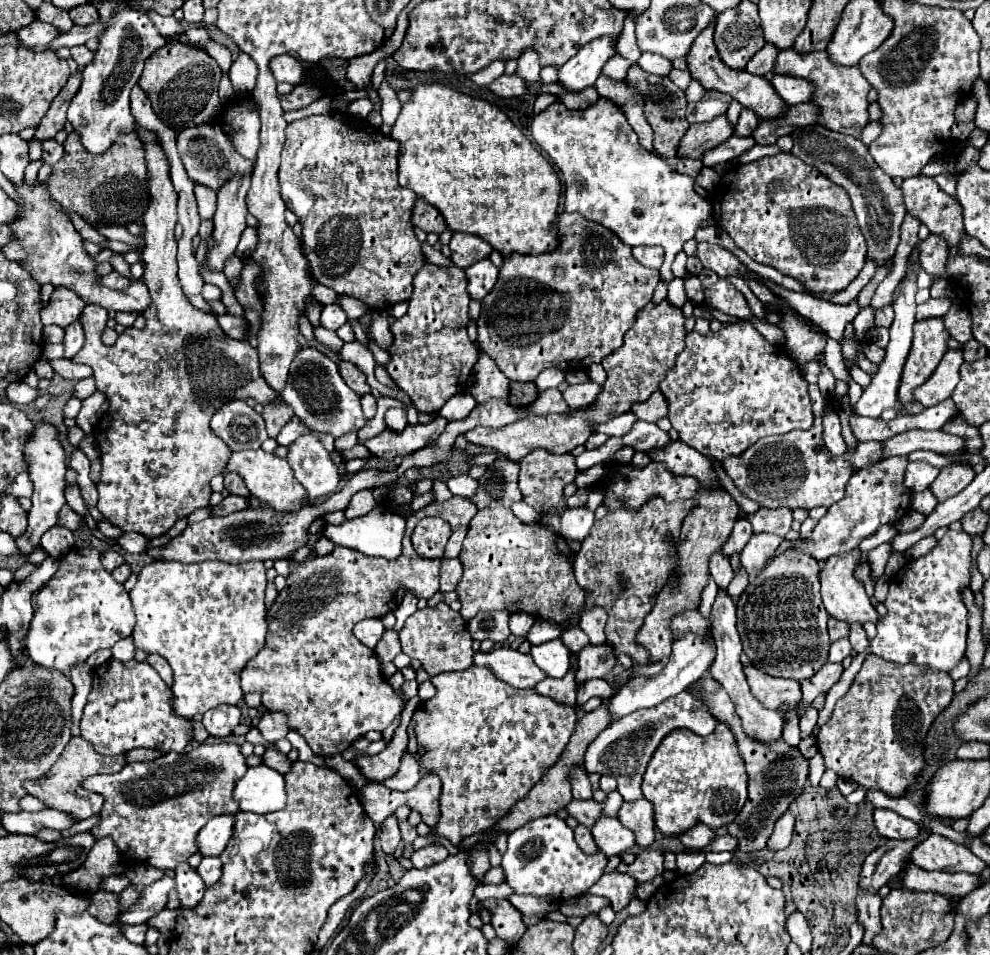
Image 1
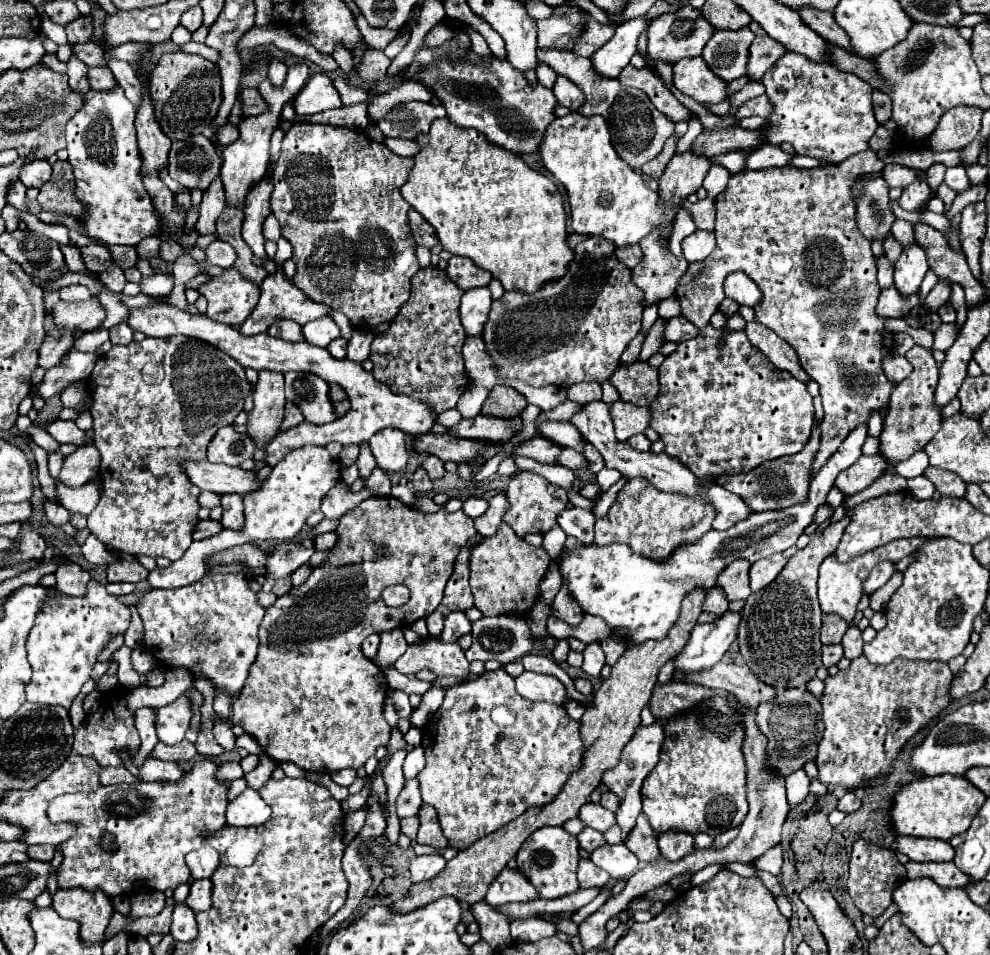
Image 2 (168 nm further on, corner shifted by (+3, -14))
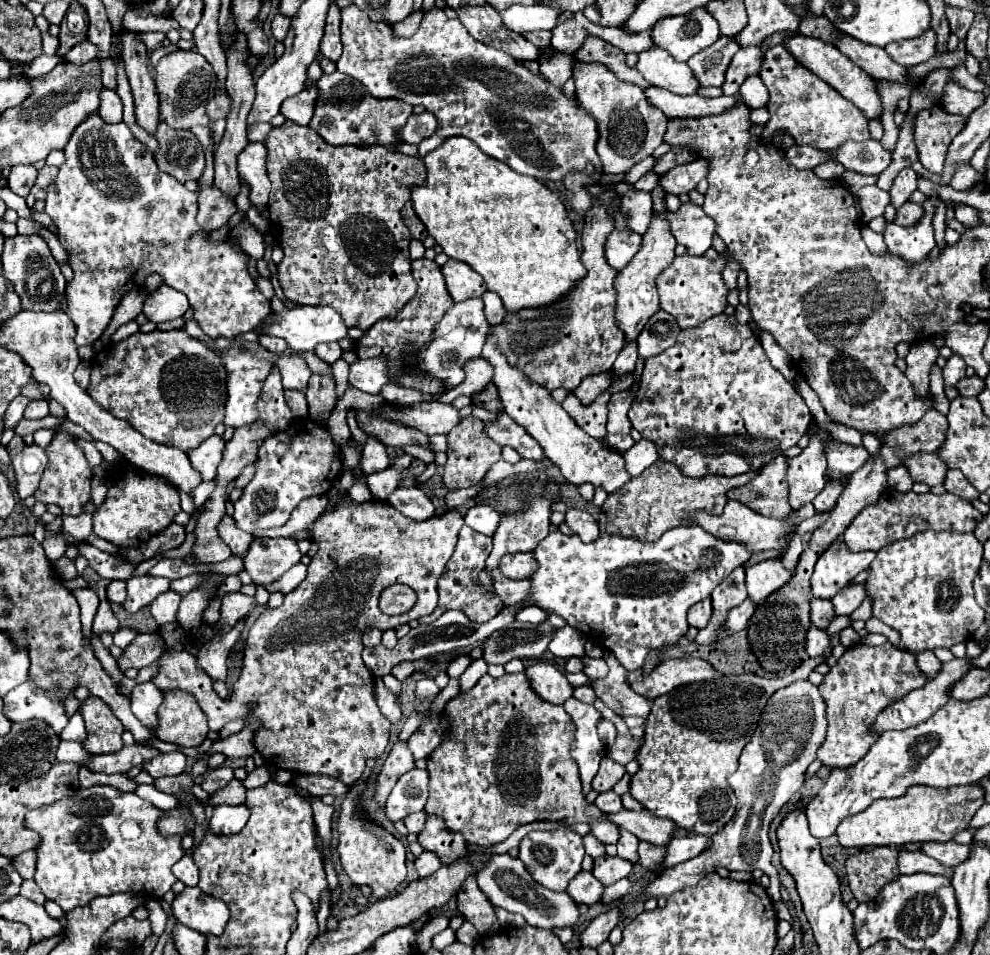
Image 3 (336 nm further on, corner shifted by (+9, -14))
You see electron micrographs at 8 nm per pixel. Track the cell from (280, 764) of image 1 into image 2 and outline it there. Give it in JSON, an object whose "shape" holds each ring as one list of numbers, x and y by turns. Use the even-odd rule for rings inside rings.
{"shape":[[261,755,261,763,259,763,251,773,245,773,247,787,251,787,251,789,263,787,263,783,267,783,267,779,271,779,271,773,273,773,275,765,277,765,277,763,271,761,271,757]]}

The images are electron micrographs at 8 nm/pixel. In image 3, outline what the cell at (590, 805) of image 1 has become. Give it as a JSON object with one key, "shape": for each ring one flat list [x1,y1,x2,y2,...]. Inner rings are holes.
{"shape":[[593,835,583,837,583,847,585,847,585,853,591,855,593,859,599,855,605,855,605,845,601,841,597,841]]}

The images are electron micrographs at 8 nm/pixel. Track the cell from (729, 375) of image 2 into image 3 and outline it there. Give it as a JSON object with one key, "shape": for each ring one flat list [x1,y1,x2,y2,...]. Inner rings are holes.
{"shape":[[717,315,693,329,683,329,677,337,677,343,673,347,669,347,667,351,663,351,661,355,655,355,653,359,645,361,645,369,641,375,641,389,635,395,633,407,629,411,629,421,631,425,643,435,643,439,649,439,655,443,659,457,665,461,675,463,677,467,681,467,681,471,685,471,685,475,689,477,703,477,707,473,715,473,715,475,737,475,737,473,749,473,749,471,759,471,765,463,769,463,771,459,775,459,777,455,781,455,783,451,787,451,789,447,797,445,797,441,805,435,807,425,811,421,811,413,809,407,805,405,805,399,791,387,791,383,771,365,769,357,765,355,755,331,751,325,741,325,735,321,735,317,727,317,727,315]]}

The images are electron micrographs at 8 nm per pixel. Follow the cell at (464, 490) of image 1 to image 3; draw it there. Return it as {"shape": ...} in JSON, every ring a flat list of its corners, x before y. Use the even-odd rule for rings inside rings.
{"shape":[[475,505,465,513,465,525,483,535,493,535,499,525,499,513,489,505]]}

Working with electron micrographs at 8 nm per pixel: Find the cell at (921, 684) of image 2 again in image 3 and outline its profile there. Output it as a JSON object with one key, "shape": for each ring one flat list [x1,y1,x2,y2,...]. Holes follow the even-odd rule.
{"shape":[[891,643,881,647,853,645,825,675,825,681,819,685,819,691,827,705,827,737,821,749,817,751,817,761,821,765,833,767,853,767,865,751,881,737,871,727,881,709,889,703,905,697,909,691,919,689,927,683,927,675,917,667,917,657,907,651,899,651]]}

